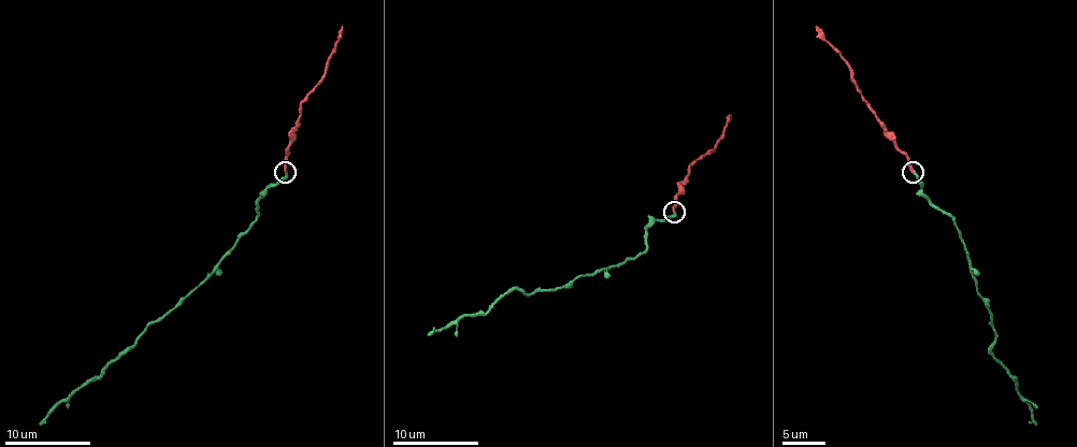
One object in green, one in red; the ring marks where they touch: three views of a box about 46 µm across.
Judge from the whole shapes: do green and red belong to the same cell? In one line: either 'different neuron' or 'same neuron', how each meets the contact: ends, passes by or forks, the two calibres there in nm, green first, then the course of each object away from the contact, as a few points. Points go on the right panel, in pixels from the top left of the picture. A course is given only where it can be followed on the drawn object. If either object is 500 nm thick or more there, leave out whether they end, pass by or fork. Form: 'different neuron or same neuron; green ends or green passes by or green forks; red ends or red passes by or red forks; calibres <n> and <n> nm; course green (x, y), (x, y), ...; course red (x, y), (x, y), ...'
same neuron; green ends; red ends; calibres 280 and 260 nm; course green (913, 171), (932, 201), (953, 218), (977, 293), (992, 315), (996, 339), (990, 351), (1014, 375), (1037, 424); course red (913, 171), (910, 158), (850, 74), (848, 61), (816, 25)

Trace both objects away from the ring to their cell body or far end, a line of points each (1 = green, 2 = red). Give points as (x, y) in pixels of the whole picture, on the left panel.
1: (286, 171), (258, 201), (256, 218), (237, 246), (133, 345), (99, 375), (75, 388), (39, 424)
2: (286, 171), (286, 158), (301, 102), (325, 74), (342, 25)

